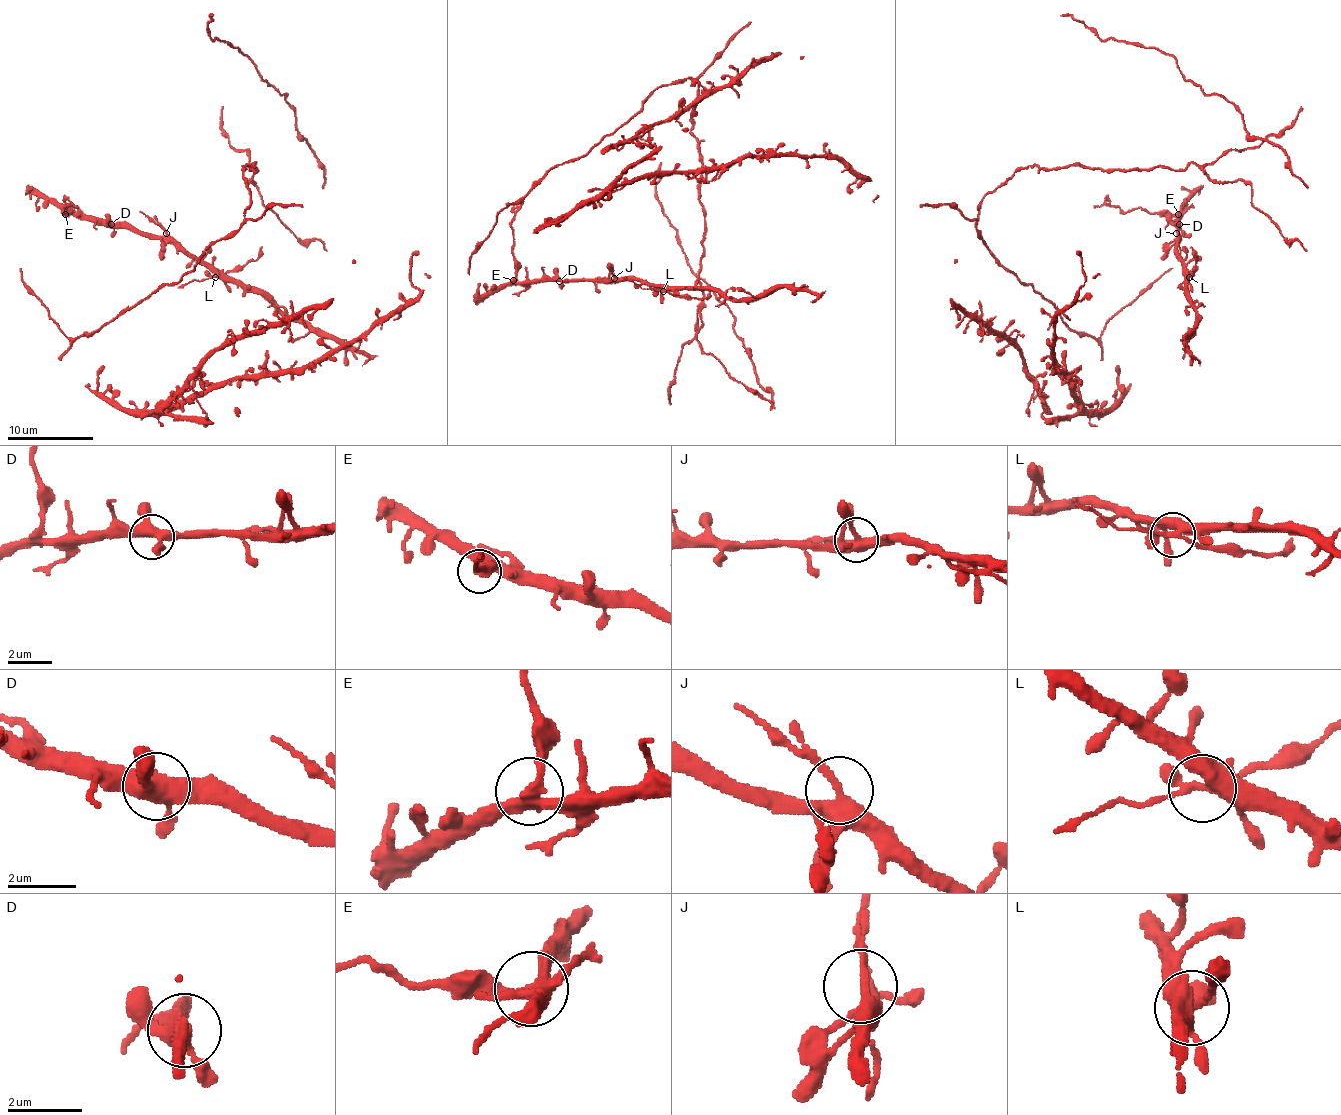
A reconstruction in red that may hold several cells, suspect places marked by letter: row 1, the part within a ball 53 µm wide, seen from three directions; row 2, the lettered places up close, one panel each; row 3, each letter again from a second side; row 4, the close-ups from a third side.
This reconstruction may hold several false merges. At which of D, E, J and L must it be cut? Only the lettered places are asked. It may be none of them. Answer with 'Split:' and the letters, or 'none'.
Split: E, L

